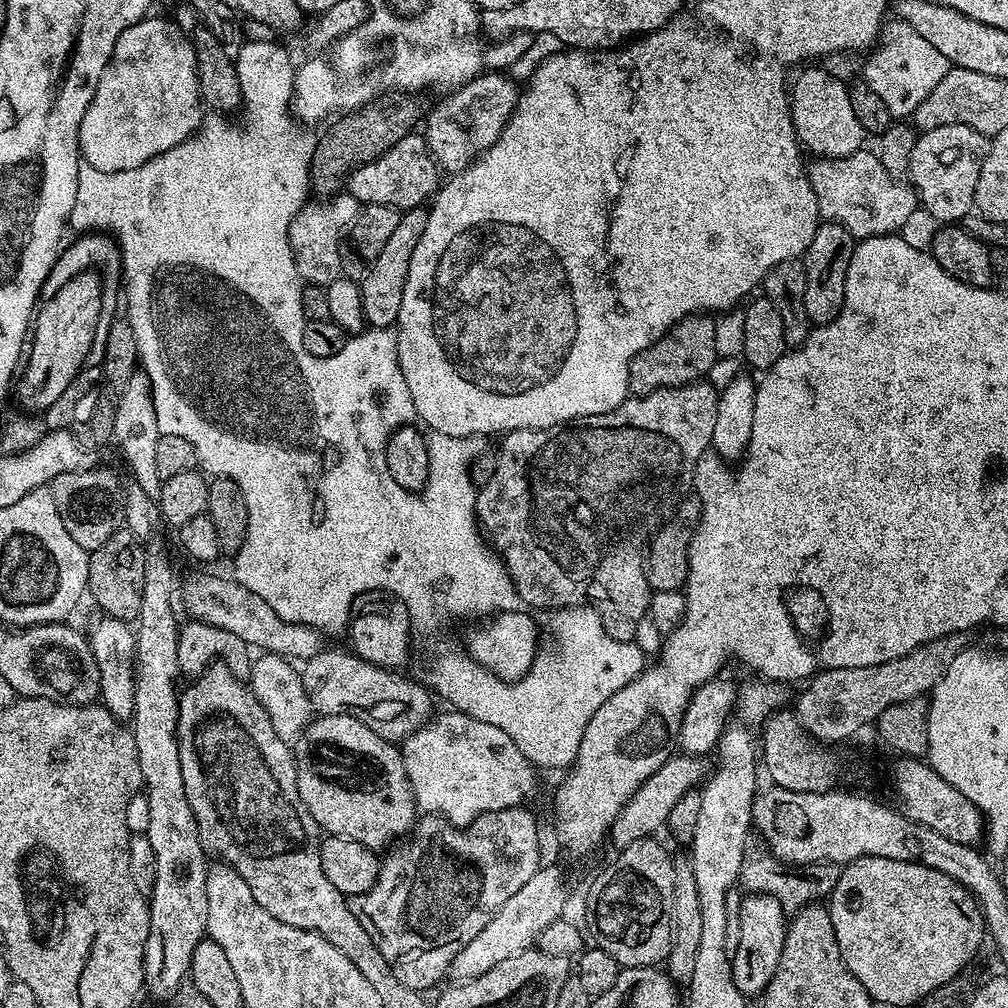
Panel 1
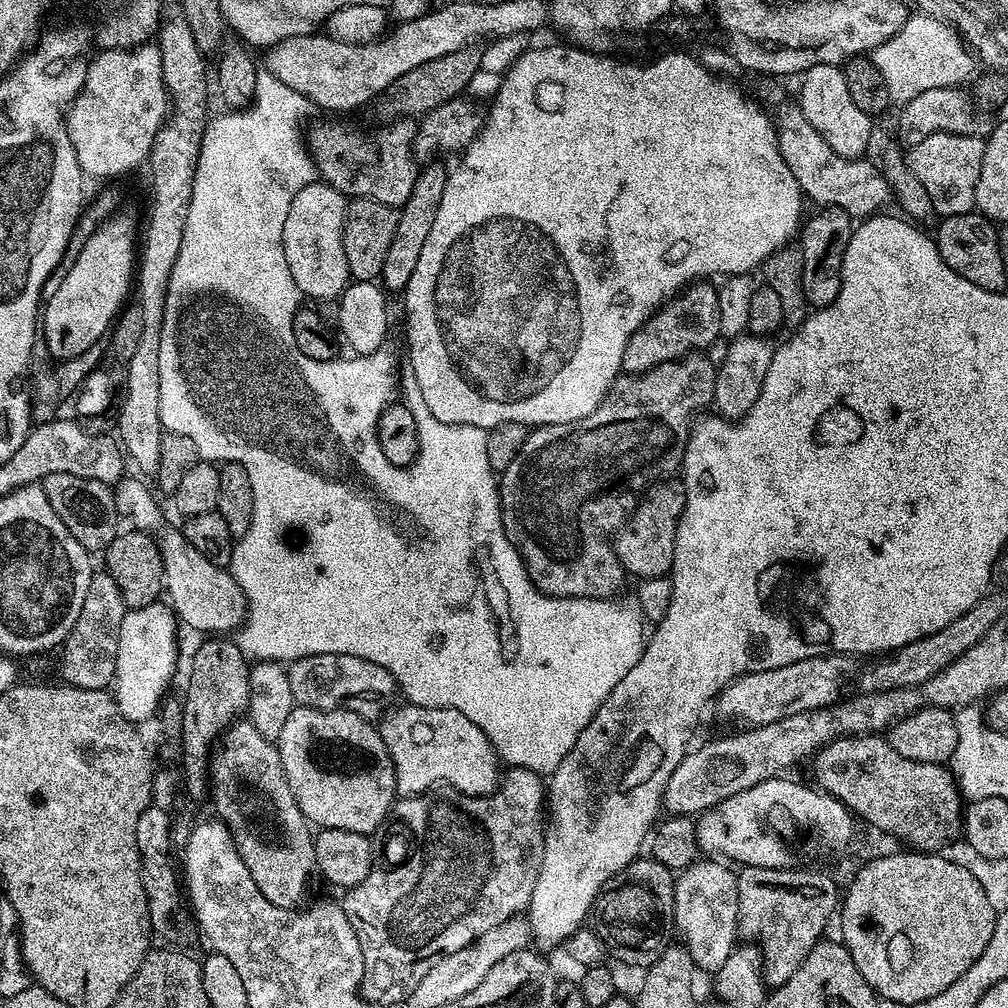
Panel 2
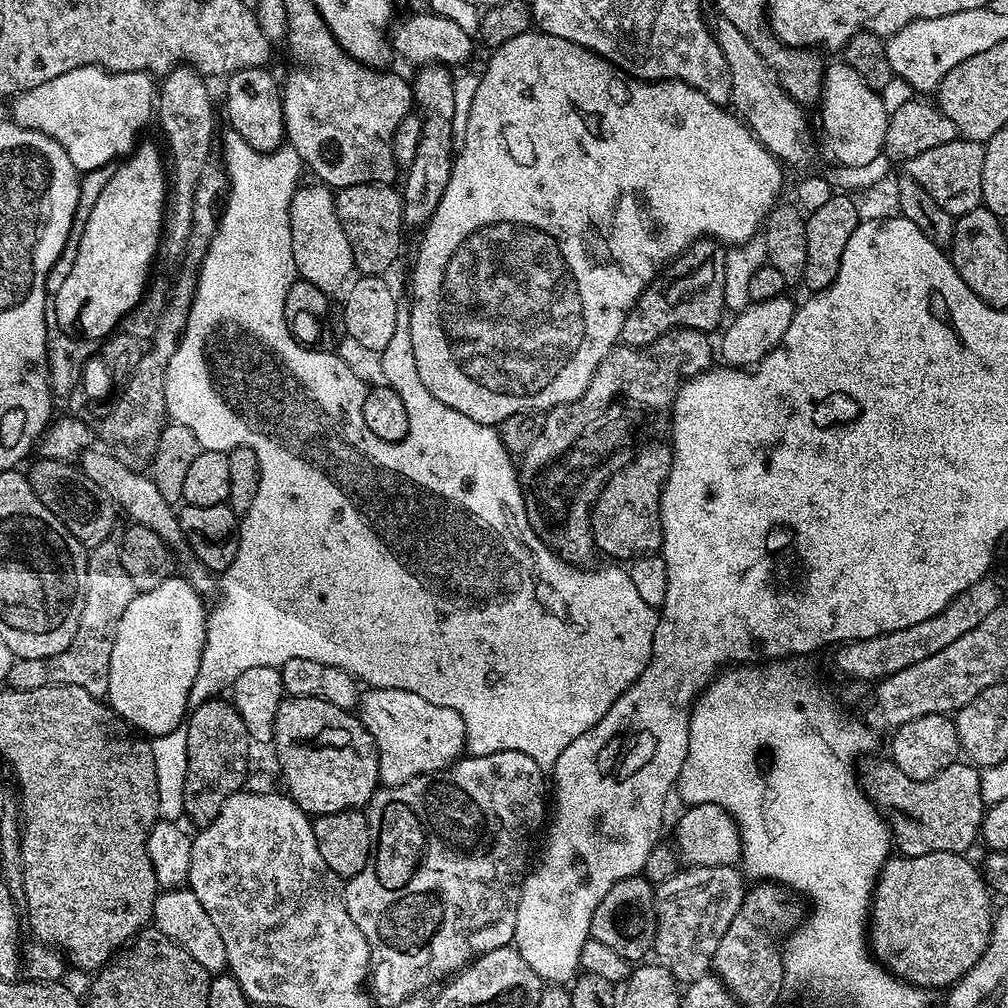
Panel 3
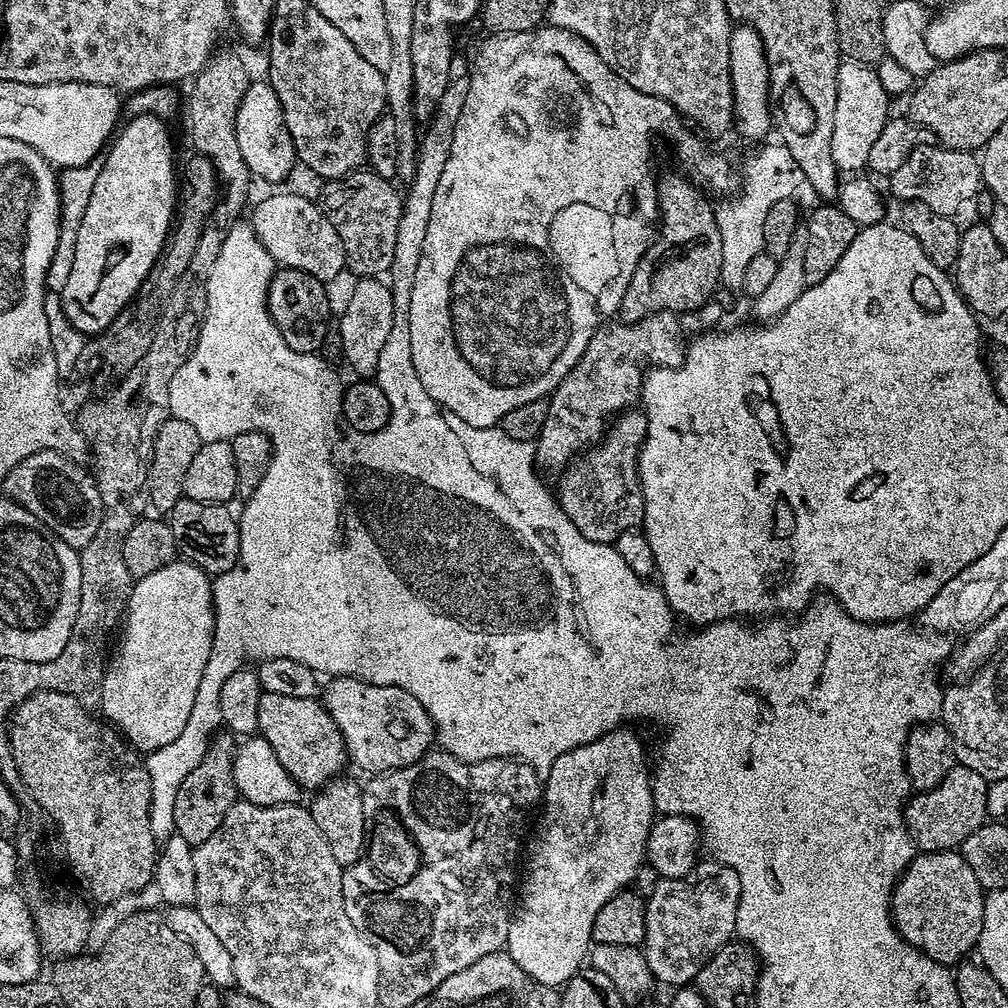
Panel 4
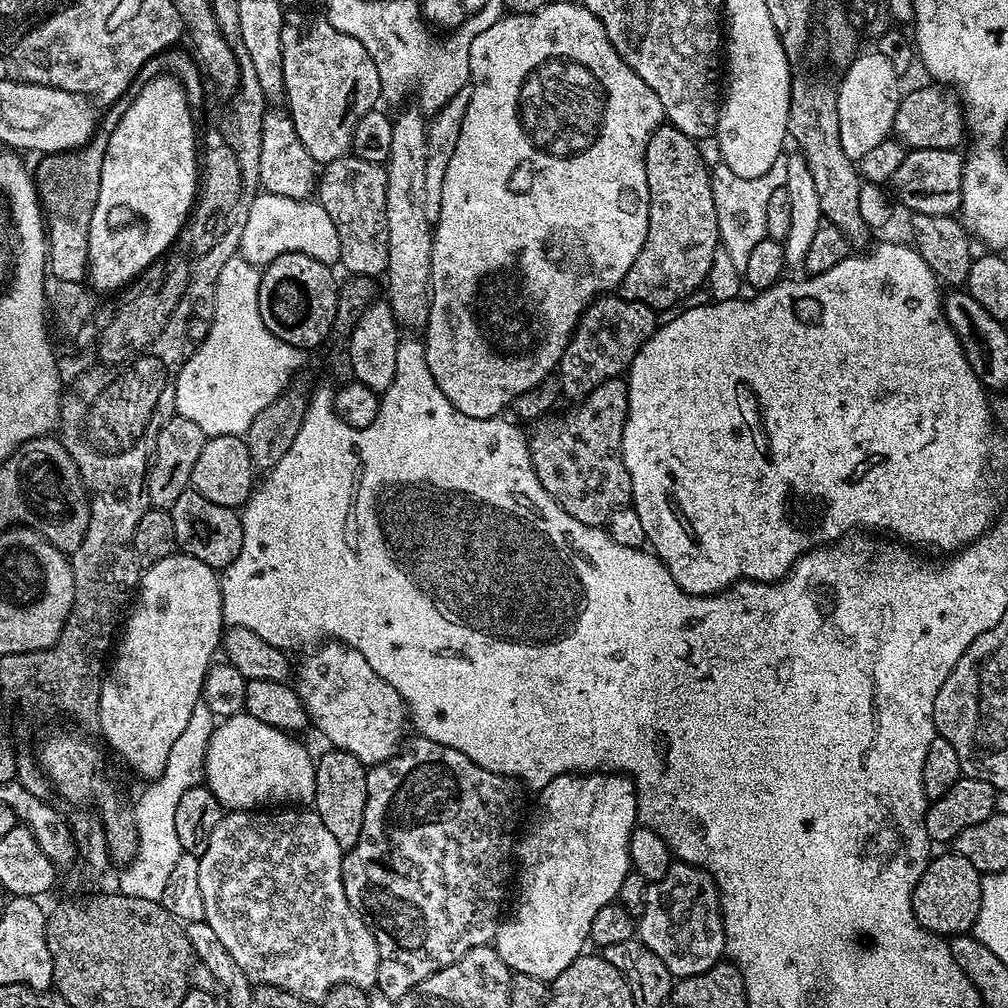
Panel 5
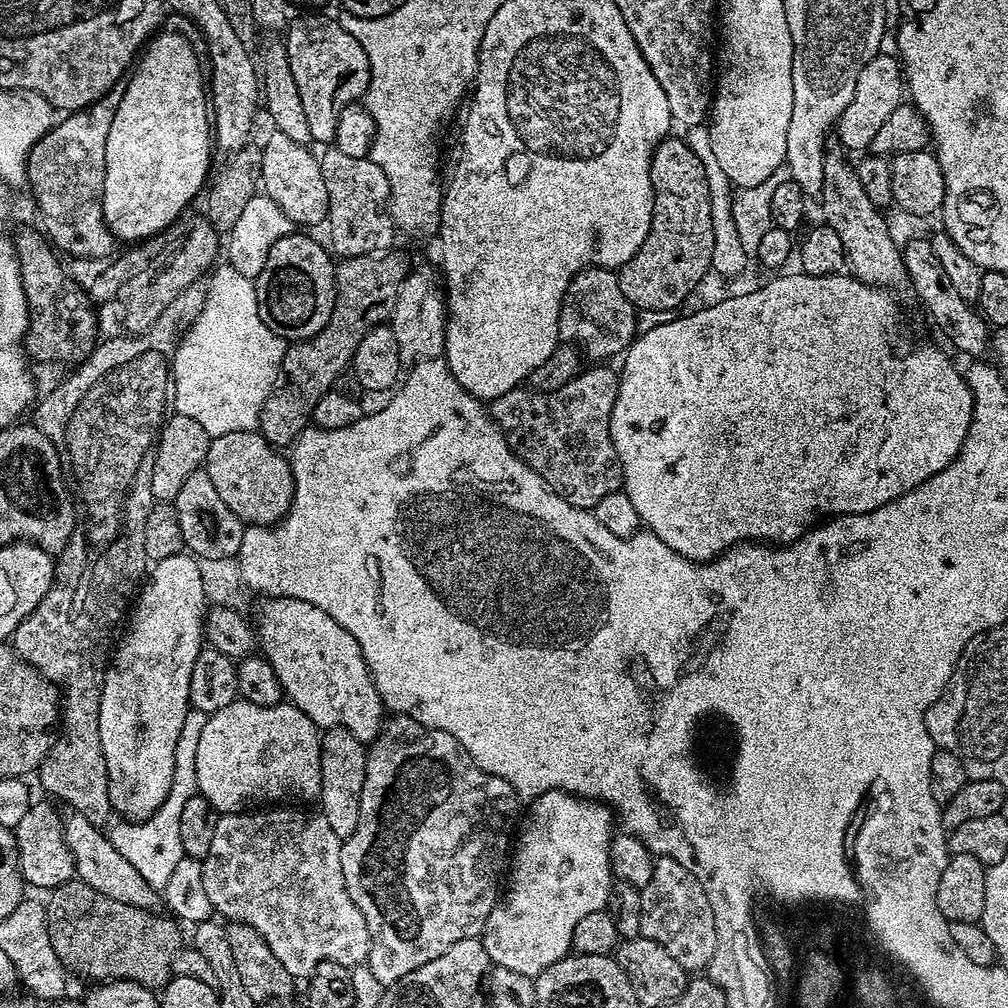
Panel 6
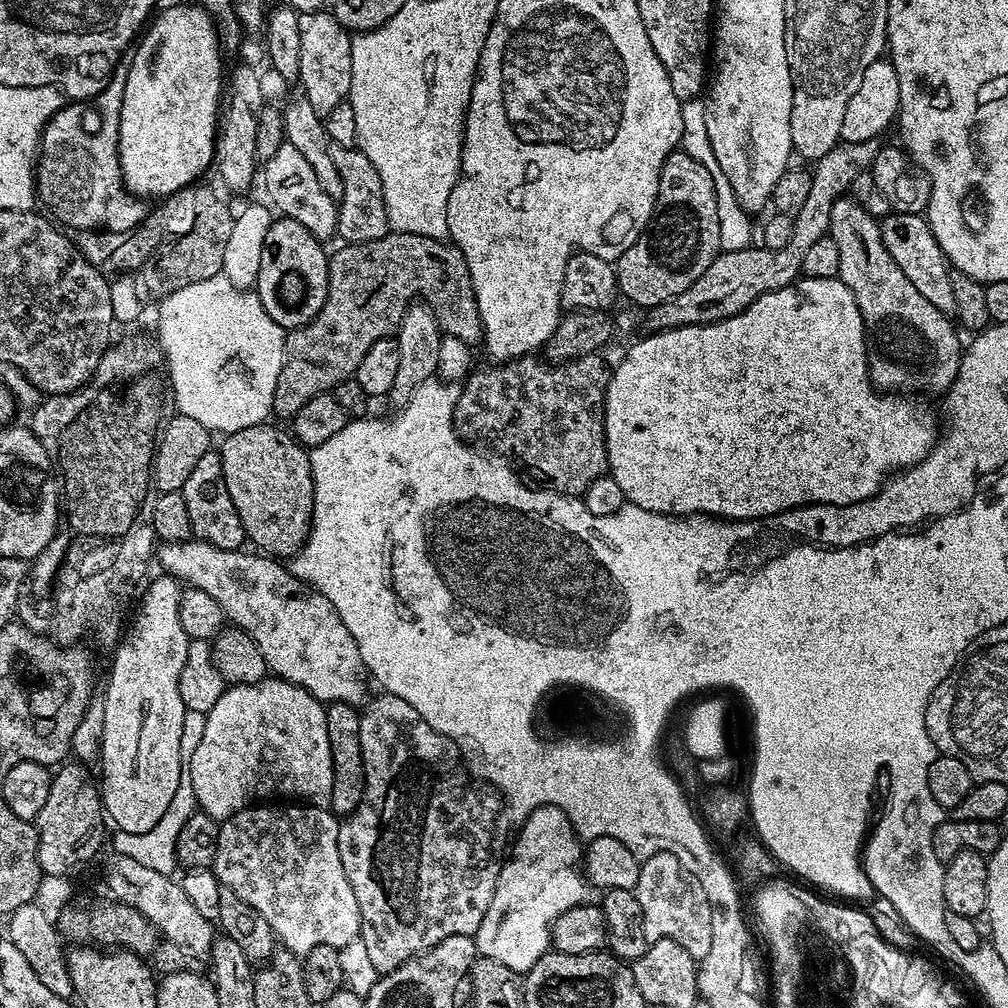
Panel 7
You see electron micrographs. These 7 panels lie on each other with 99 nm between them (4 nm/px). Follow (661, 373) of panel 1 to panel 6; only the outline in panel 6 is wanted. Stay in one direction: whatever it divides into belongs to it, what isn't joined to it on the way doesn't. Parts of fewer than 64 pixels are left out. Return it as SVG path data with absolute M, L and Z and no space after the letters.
M669 135L654 150L650 162L652 221L642 246L618 269L622 294L641 313L676 308L710 272L714 231L710 216L710 190L706 170L687 139Z

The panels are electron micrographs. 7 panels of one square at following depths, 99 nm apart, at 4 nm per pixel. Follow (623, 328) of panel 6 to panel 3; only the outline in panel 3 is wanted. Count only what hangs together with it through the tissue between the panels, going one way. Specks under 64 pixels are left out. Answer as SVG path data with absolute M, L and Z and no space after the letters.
M678 328L674 332L667 332L662 338L654 341L654 343L647 344L645 348L614 347L606 354L606 358L602 358L598 370L594 370L594 378L590 378L590 386L586 386L582 398L578 398L574 402L563 404L557 408L547 409L546 415L544 416L542 434L538 434L538 439L534 441L534 446L530 446L530 450L526 450L524 455L519 457L518 479L520 481L520 489L524 491L524 510L528 518L528 527L533 528L536 532L536 538L543 542L549 550L555 552L560 559L565 560L565 562L573 566L584 566L589 563L587 560L591 558L592 552L595 553L597 551L596 543L592 537L592 505L596 503L596 500L600 496L600 491L604 489L605 483L609 479L608 472L603 468L603 464L619 448L626 447L631 442L632 435L639 428L644 432L648 432L651 428L659 426L660 412L667 413L671 409L672 403L676 401L676 392L685 380L692 380L713 367L714 361L712 361L712 356L714 360L714 344L713 341L711 344L708 340L711 340L709 333L690 330L689 328Z

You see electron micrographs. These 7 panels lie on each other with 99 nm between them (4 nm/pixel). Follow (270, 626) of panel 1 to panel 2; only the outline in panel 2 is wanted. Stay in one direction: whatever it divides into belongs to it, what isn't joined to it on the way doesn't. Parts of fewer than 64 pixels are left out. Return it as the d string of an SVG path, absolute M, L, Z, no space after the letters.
M179 527L168 528L158 536L160 560L164 563L163 591L168 592L167 603L181 625L204 634L232 634L244 623L248 614L248 600L242 586L238 586L228 568L220 568L206 554L190 546Z

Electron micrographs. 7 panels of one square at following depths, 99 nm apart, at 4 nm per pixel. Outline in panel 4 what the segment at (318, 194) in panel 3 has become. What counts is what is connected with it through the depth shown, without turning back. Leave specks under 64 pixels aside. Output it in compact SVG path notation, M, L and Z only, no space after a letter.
M280 192L277 196L266 197L254 208L250 217L252 228L277 265L297 268L325 282L331 282L340 271L345 271L344 247L338 238L338 230L330 226L319 203L311 204L296 192Z

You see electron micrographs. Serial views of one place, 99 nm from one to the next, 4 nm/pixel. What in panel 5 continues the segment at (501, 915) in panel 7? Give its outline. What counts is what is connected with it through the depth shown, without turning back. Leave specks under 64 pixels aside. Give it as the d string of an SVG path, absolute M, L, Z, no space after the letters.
M602 771L555 776L545 788L539 789L538 796L540 805L528 824L528 833L514 844L518 876L520 872L520 897L512 917L509 920L507 917L496 929L494 947L513 973L530 974L551 982L585 951L584 943L589 943L598 910L617 899L622 882L632 868L630 834L638 827L638 802L631 776Z

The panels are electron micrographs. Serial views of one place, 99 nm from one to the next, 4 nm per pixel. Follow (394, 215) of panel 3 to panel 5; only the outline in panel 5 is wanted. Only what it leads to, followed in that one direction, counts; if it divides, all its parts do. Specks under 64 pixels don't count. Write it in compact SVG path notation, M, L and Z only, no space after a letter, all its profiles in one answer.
M351 154L342 158L334 158L334 162L323 165L318 176L318 203L330 214L330 222L334 222L334 230L338 230L338 246L340 247L339 263L353 277L366 276L380 278L388 270L388 227L386 226L386 186L388 173L385 165L374 162L362 162L362 158Z

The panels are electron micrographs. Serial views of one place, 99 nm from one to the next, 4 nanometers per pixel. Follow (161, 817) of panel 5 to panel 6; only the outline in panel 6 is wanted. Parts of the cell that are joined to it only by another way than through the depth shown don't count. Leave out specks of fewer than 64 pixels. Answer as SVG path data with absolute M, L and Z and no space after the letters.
M189 707L186 722L182 722L182 730L178 734L178 746L174 746L174 778L170 794L166 794L166 802L162 802L162 806L158 806L150 818L139 822L113 823L106 832L114 850L118 850L118 854L122 854L122 858L126 858L126 862L130 862L130 866L134 866L134 870L138 870L138 874L142 874L142 878L146 878L146 882L150 882L150 886L157 890L163 890L175 872L175 866L185 857L178 825L182 823L182 809L186 802L198 795L198 770L194 770L194 761L198 755L198 741L208 718L209 713Z

